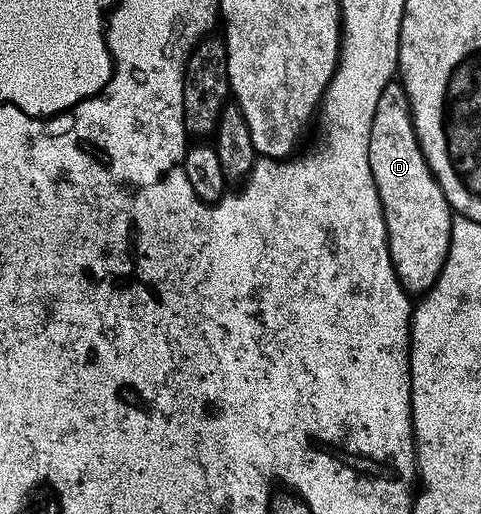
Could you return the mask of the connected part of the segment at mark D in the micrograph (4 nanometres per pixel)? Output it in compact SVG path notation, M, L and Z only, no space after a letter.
M401 82L390 83L388 89L384 89L384 93L380 96L376 108L376 121L372 121L370 160L372 161L372 177L376 177L376 185L384 209L384 221L390 242L390 256L402 286L410 293L431 291L441 277L444 265L448 261L456 215L449 201L444 197L444 189L440 189L428 161L424 157L422 146L418 140L418 130L414 127L414 114L410 108L410 98Z

